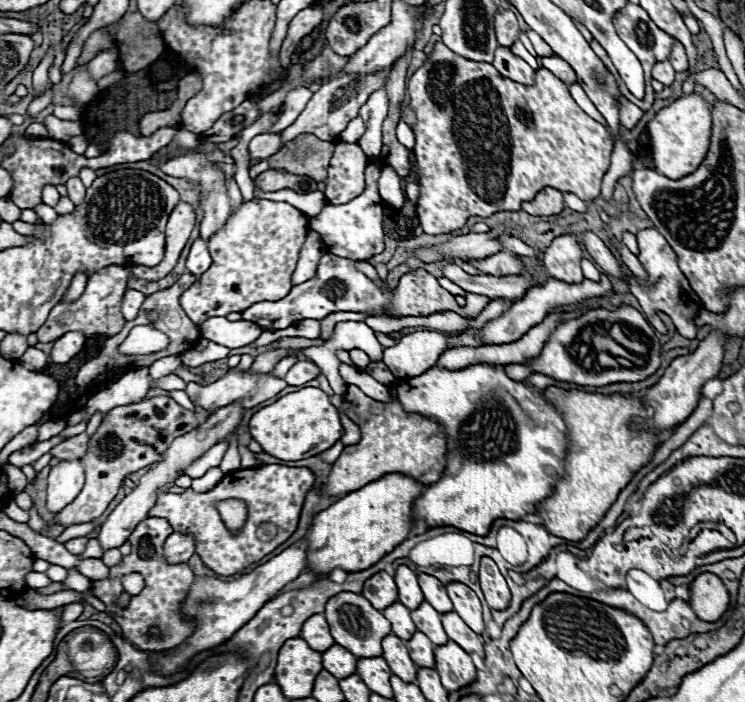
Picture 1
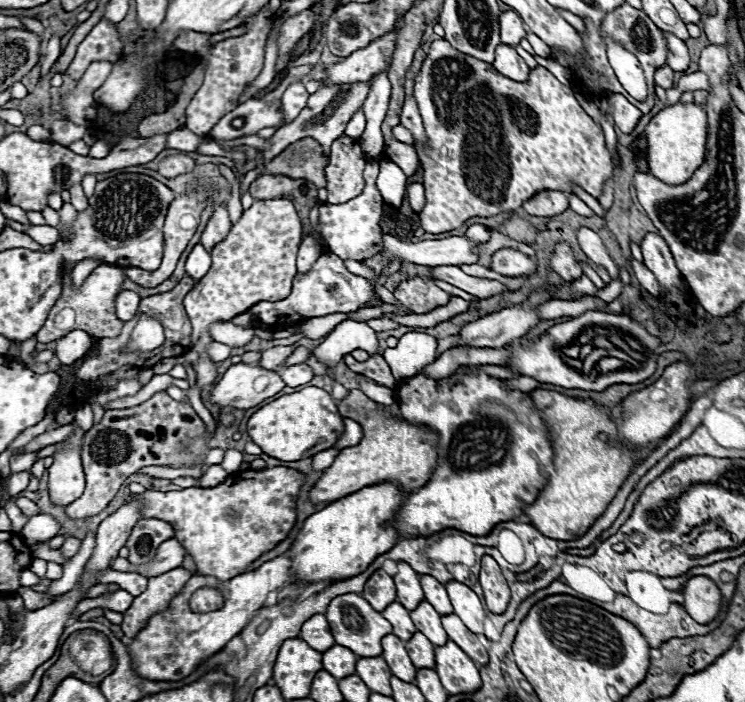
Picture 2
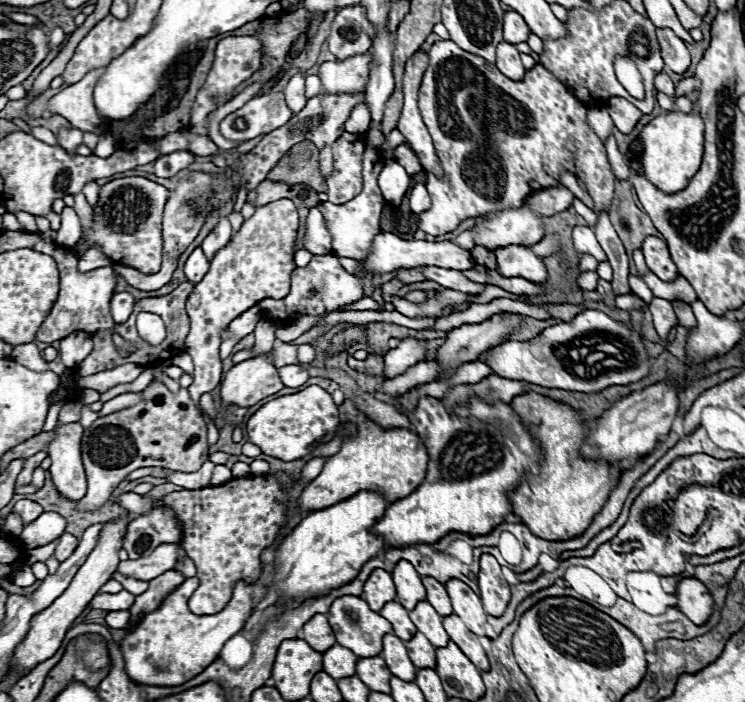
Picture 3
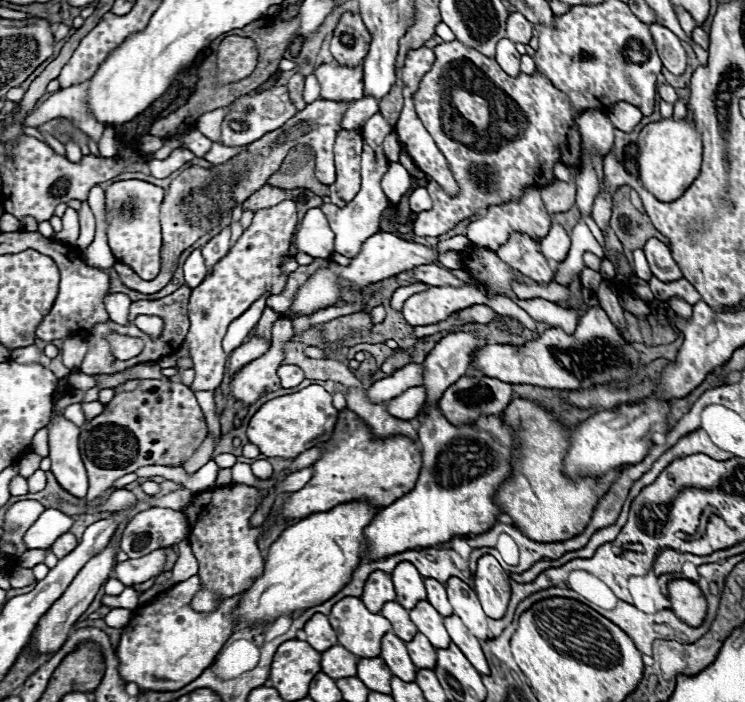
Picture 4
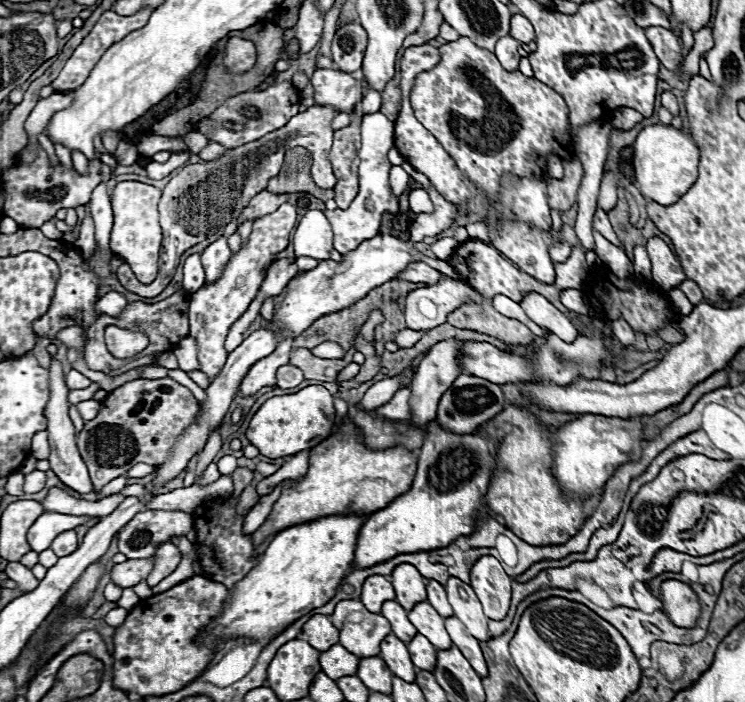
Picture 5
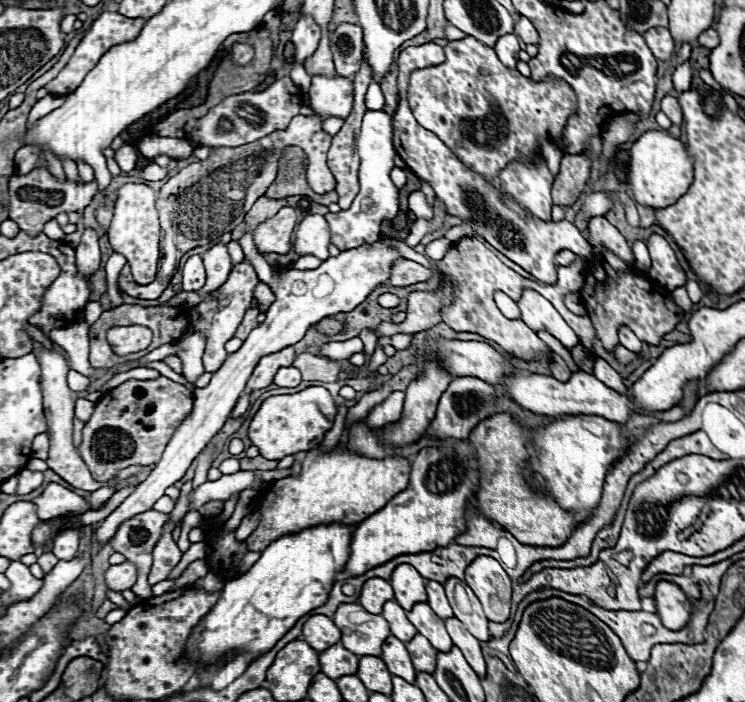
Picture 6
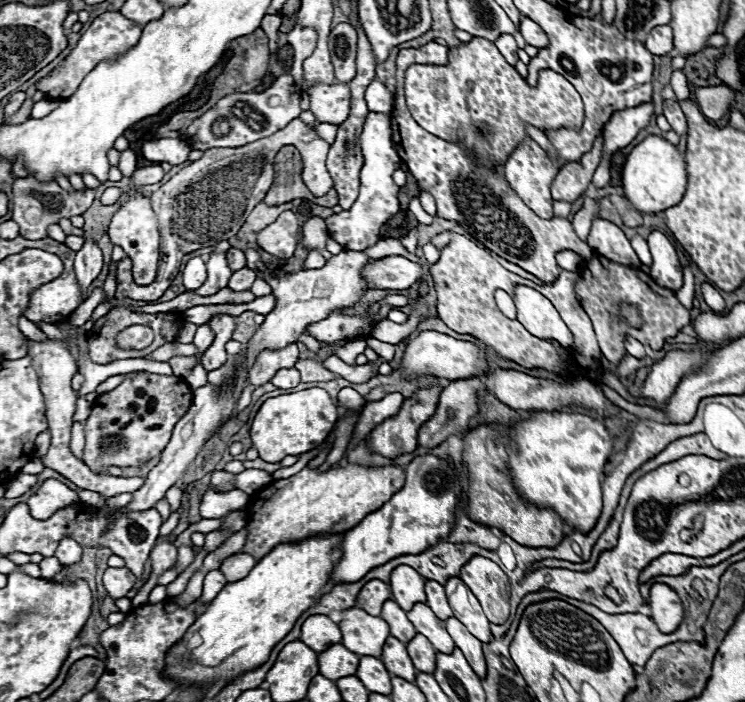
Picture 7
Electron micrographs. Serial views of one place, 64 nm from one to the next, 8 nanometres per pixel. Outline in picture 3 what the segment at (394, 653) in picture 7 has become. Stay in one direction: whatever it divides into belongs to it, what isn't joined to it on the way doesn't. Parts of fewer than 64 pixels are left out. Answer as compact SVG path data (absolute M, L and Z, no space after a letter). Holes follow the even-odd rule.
M394 634L384 636L384 650L380 656L386 660L386 664L394 676L398 676L400 680L406 680L406 682L414 680L416 666L410 662L408 650L398 636L394 636Z

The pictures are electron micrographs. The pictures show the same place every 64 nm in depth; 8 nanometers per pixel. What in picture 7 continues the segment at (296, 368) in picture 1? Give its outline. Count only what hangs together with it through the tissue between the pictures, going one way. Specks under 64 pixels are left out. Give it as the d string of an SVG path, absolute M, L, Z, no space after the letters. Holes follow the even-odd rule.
M282 368L278 370L272 380L270 380L276 388L294 388L300 382L300 372L296 368Z

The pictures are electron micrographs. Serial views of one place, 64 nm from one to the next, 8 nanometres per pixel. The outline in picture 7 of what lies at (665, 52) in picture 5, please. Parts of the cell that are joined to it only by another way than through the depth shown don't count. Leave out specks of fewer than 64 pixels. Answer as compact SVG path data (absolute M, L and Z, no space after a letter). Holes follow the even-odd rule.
M656 26L646 40L646 48L654 56L664 56L672 50L672 28L670 26Z

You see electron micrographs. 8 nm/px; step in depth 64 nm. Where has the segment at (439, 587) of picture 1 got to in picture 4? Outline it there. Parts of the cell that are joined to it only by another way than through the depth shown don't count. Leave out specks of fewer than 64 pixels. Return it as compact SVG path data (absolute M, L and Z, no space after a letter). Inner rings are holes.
M426 578L424 584L426 584L426 590L428 590L428 598L426 598L426 600L428 600L442 616L450 616L450 614L452 614L452 606L450 606L450 602L448 602L448 598L446 598L444 586L442 586L438 580L434 580L434 578Z

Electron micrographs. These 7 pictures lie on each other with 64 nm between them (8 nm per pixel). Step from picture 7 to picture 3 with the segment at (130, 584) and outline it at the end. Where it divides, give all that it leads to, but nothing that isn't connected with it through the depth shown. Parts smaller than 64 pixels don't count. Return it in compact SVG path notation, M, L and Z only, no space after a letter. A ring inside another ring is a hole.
M160 544L150 556L138 558L138 560L124 560L118 564L118 572L126 578L134 580L152 580L154 576L160 576L162 572L168 572L174 568L174 564L180 558L180 546L178 544Z

